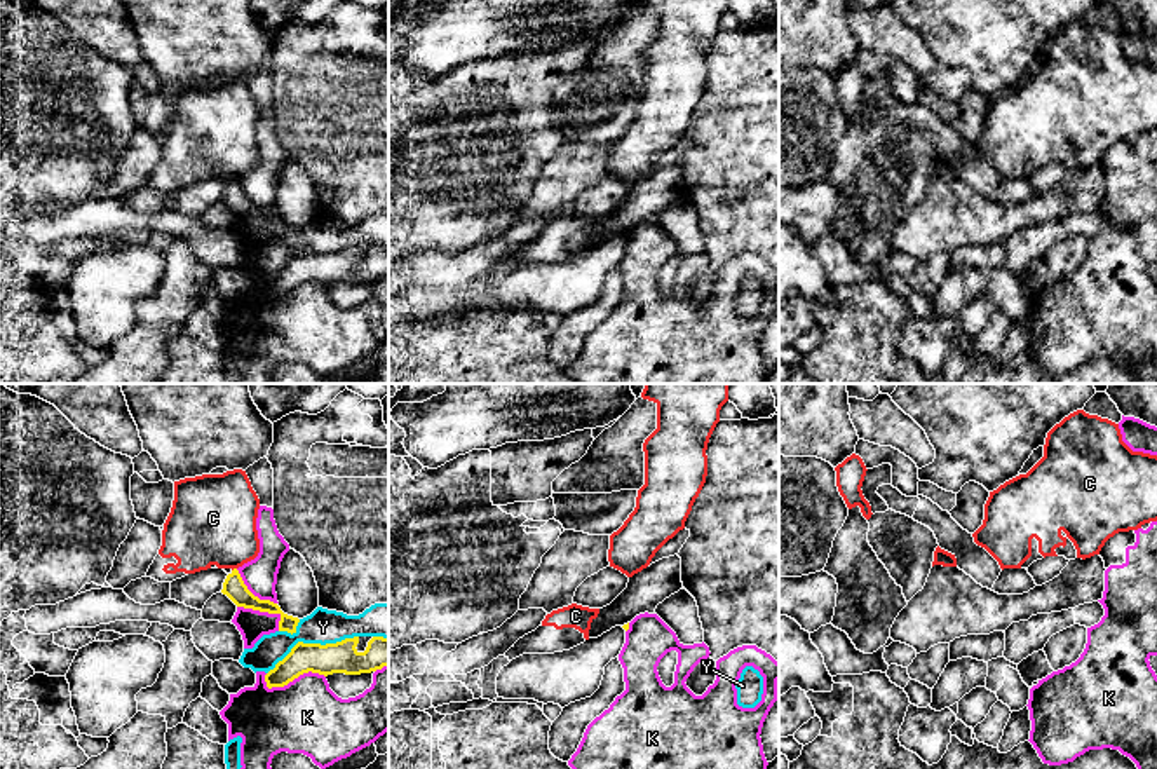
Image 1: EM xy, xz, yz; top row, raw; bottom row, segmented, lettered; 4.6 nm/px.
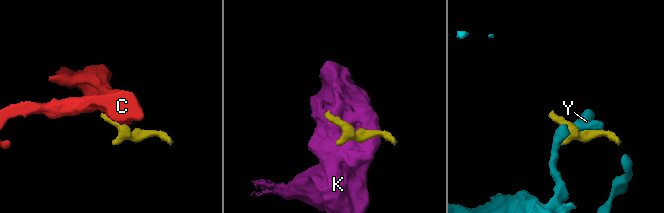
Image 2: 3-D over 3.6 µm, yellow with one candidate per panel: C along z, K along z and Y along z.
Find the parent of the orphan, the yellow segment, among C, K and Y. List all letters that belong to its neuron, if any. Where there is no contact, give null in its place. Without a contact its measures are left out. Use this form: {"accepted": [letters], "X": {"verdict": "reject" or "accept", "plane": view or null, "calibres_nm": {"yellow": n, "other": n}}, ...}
{"accepted": [], "C": {"verdict": "reject", "plane": "xy", "calibres_nm": {"yellow": 100, "other": 400}}, "K": {"verdict": "reject", "plane": "xy", "calibres_nm": {"yellow": 140, "other": 340}}, "Y": {"verdict": "reject", "plane": "xy", "calibres_nm": {"yellow": 140, "other": 160}}}

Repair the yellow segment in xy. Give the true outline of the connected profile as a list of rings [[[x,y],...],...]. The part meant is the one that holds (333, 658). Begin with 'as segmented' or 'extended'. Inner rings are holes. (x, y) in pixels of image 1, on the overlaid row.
as segmented; [[[359,636],[345,638],[336,643],[303,643],[298,642],[291,652],[265,675],[267,687],[284,687],[303,673],[319,675],[361,675],[389,666],[389,638],[373,636],[364,652],[355,647]]]

